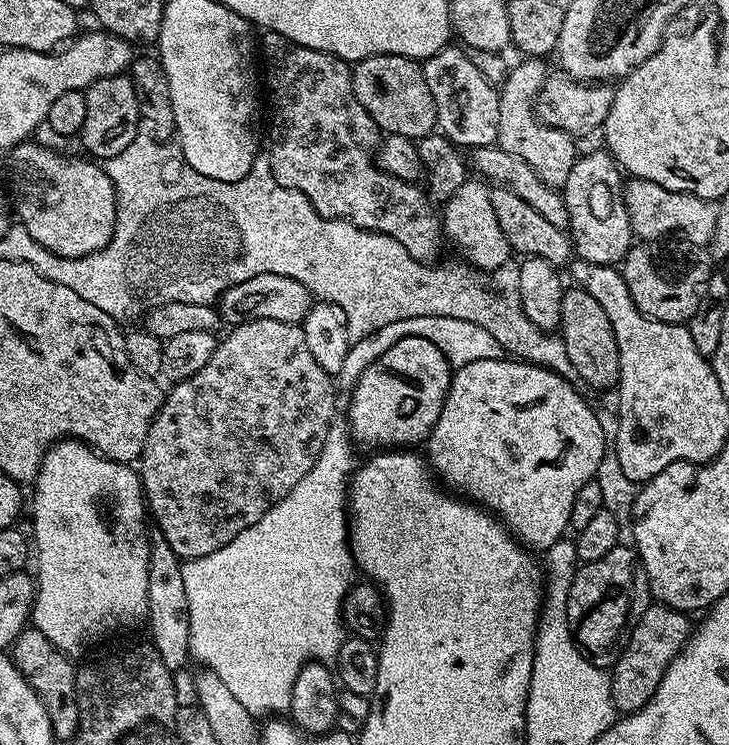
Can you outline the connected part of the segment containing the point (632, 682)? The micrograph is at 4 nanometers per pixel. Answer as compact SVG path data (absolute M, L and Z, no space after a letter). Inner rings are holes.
M659 602L649 603L642 618L636 620L636 625L628 633L628 639L615 657L616 665L610 668L612 701L617 713L636 712L646 706L648 699L658 690L670 662L684 649L688 637L694 631L693 621L688 620L691 620L689 613Z

